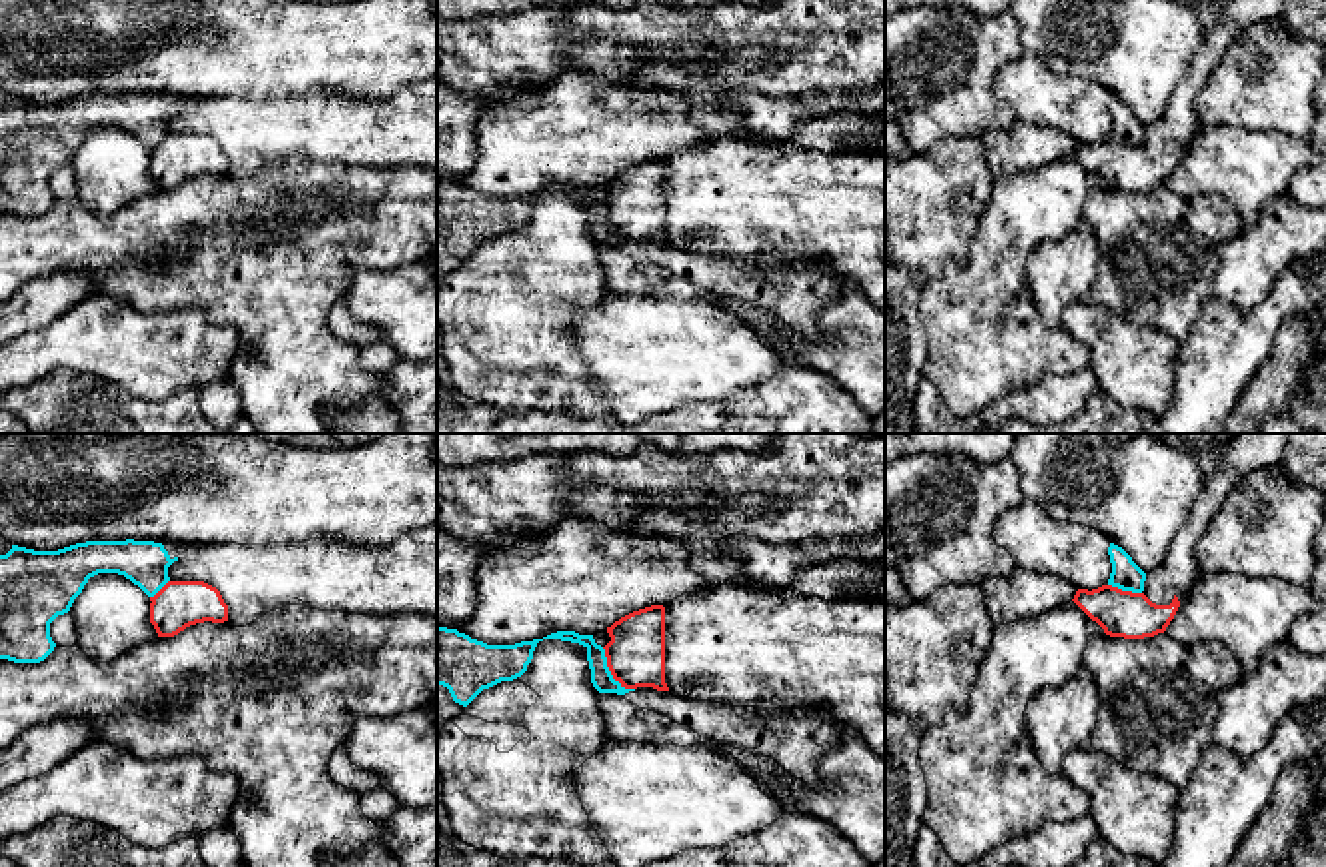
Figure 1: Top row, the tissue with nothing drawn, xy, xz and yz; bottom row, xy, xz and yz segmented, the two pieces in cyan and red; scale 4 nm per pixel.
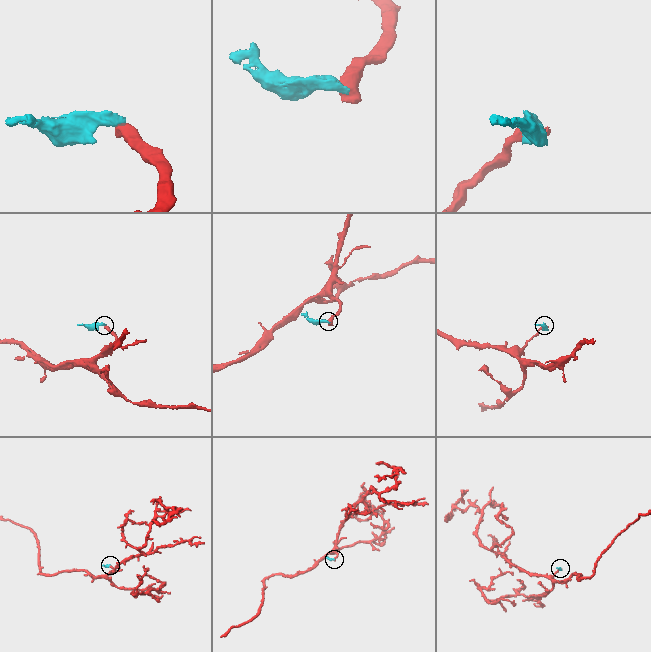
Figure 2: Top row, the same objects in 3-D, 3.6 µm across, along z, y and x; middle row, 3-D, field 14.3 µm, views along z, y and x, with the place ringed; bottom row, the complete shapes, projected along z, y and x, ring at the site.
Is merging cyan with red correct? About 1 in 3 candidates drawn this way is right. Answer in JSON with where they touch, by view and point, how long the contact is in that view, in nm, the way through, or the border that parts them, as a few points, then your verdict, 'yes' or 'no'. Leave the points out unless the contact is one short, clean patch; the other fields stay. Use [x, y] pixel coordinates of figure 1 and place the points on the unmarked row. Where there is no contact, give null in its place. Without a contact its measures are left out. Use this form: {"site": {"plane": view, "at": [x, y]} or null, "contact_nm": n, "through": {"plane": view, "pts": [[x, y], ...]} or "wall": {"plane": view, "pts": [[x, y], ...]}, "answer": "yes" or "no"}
{"site": {"plane": "xz", "at": [610, 226]}, "contact_nm": 220, "wall": {"plane": "xz", "pts": [[602, 200], [610, 226], [634, 242]]}, "answer": "no"}

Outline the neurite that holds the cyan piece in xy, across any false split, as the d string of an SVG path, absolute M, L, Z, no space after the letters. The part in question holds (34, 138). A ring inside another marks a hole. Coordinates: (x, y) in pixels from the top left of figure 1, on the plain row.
M86 94L58 104L0 98L0 212L40 216L56 200L50 176L70 164L90 130L118 126L154 150L178 102L154 94Z

